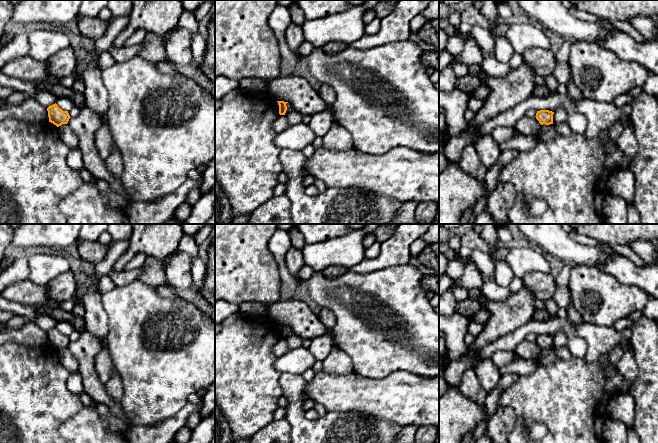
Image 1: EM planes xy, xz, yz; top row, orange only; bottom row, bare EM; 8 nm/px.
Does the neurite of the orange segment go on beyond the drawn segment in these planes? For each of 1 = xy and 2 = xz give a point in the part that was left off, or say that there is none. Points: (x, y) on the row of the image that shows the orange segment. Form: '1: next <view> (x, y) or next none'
1: next none
2: next none

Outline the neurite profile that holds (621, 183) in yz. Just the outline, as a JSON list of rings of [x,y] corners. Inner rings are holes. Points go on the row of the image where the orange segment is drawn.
[[[621,169],[613,173],[607,181],[607,187],[612,195],[622,197],[627,205],[634,200],[635,178],[631,169]]]

